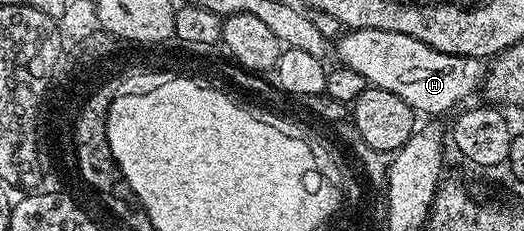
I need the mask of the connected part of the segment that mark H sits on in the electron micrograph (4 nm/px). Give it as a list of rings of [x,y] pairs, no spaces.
[[[353,29],[344,32],[337,41],[337,55],[338,51],[343,60],[340,62],[357,71],[368,86],[393,91],[393,95],[405,99],[419,115],[447,113],[454,105],[462,106],[462,101],[482,86],[488,70],[478,57],[449,55],[397,31]]]

